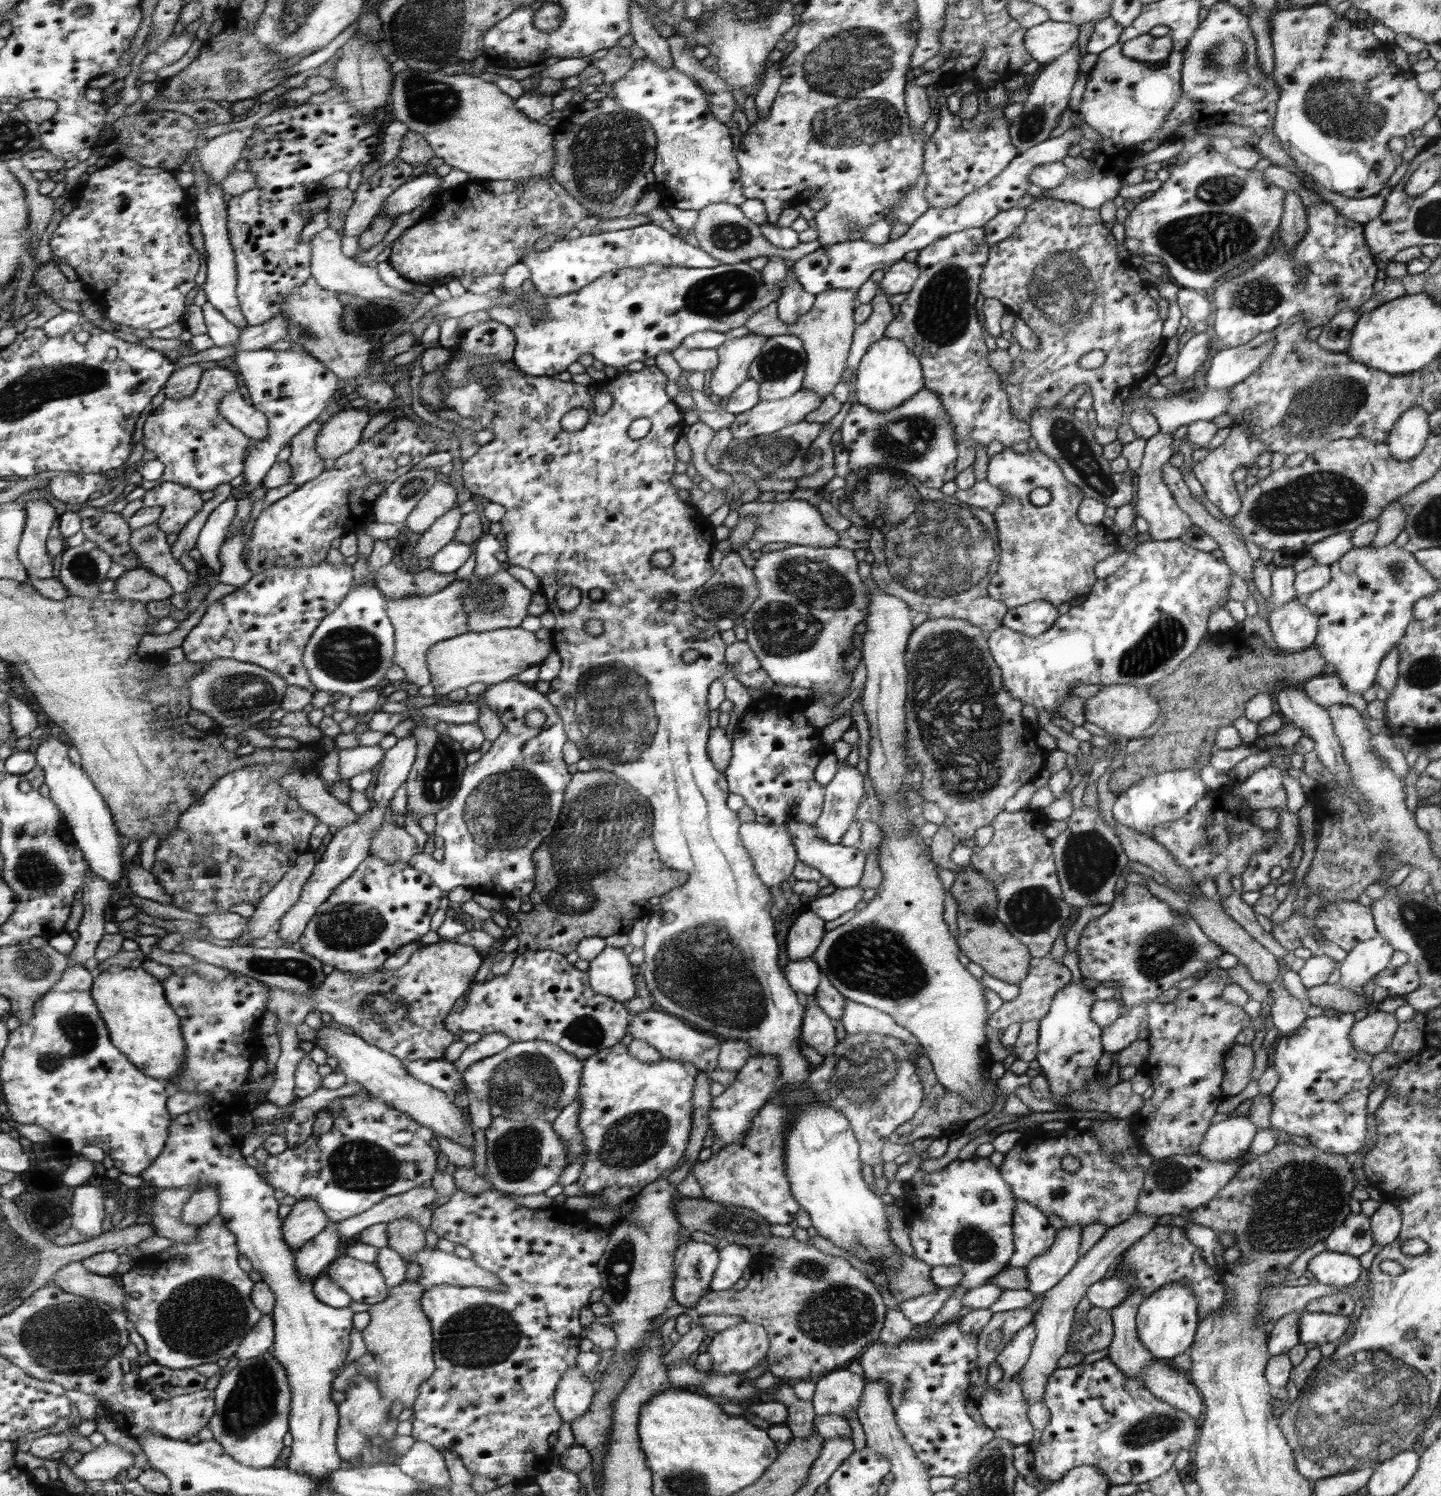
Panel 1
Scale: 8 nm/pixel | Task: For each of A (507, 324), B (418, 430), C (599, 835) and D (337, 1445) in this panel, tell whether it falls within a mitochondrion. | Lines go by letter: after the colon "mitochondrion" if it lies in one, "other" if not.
A: other
B: mitochondrion
C: mitochondrion
D: other

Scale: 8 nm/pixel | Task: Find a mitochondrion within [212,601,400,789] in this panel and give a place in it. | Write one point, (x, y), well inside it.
(351, 654)

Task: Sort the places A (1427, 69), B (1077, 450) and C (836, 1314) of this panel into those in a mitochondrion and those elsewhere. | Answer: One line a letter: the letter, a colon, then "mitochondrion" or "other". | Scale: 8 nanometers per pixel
A: other
B: mitochondrion
C: mitochondrion

